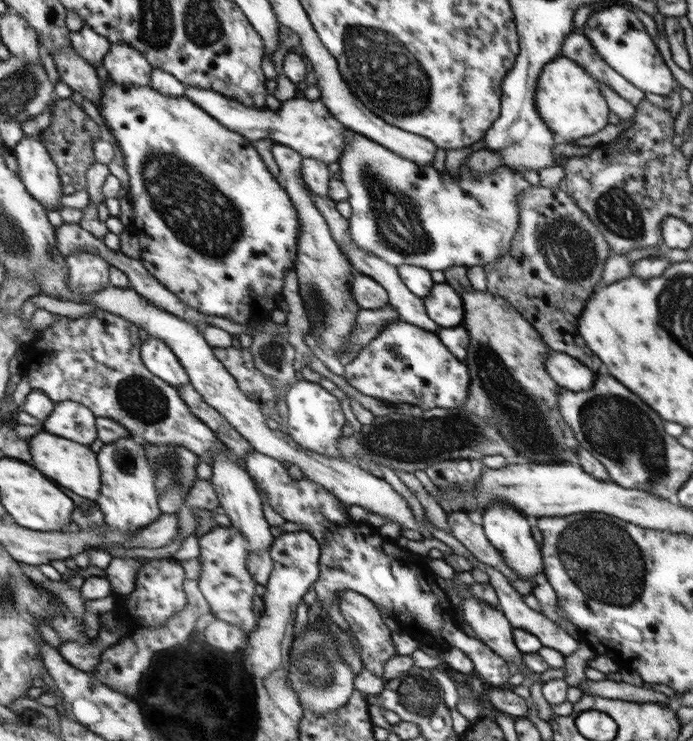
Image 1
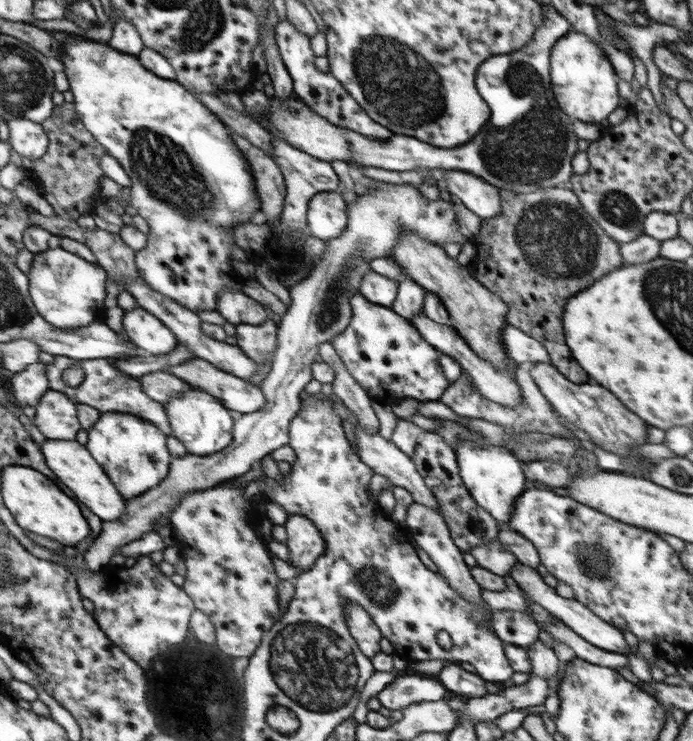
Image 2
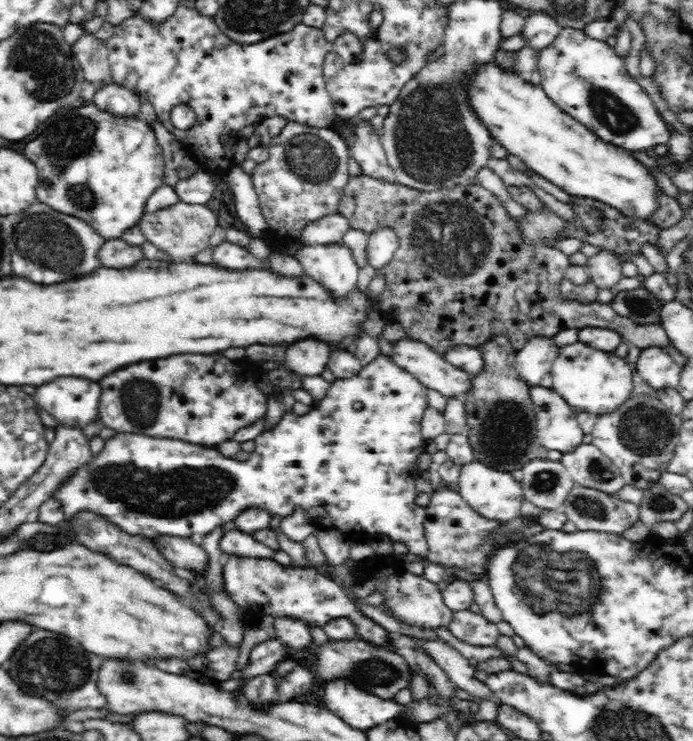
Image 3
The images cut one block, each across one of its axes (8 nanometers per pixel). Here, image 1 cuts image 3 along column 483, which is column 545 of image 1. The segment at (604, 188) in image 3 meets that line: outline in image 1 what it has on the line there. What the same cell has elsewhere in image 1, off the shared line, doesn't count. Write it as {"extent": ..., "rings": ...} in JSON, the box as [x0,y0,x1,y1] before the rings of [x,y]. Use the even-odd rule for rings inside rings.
{"extent":[536,56,608,143],"rings":[[[558,56],[544,66],[536,91],[536,106],[540,117],[548,124],[560,142],[574,143],[577,139],[596,134],[608,124],[608,106],[598,88],[598,82],[574,59]]]}

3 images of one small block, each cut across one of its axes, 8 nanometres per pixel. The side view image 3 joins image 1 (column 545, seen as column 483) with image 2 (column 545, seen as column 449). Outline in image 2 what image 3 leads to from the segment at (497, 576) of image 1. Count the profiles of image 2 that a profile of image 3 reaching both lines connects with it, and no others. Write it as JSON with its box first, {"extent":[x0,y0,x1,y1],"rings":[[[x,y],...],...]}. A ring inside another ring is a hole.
{"extent":[540,622,629,669],"rings":[[[562,622],[555,623],[552,625],[551,623],[540,623],[540,627],[548,632],[548,634],[556,641],[560,641],[568,647],[572,648],[575,652],[575,656],[589,662],[590,664],[597,664],[598,666],[604,666],[612,669],[624,668],[624,666],[629,666],[628,657],[626,655],[608,652],[604,649],[598,648],[594,646],[592,643],[589,643],[584,638],[575,634],[570,628],[566,627]]]}

